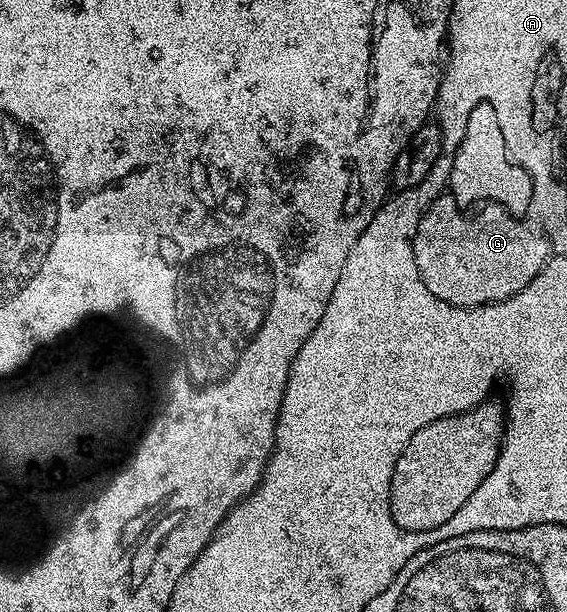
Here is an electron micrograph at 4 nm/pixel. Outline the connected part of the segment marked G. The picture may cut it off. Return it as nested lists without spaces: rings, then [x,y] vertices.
[[[431,195],[431,203],[423,203],[423,211],[419,211],[419,219],[415,219],[415,231],[411,231],[411,239],[407,239],[407,243],[411,243],[411,263],[415,263],[415,275],[419,275],[423,291],[427,291],[435,303],[451,307],[451,311],[491,305],[513,295],[515,291],[535,281],[549,261],[545,235],[531,215],[505,209],[485,199],[463,203],[461,199]]]

